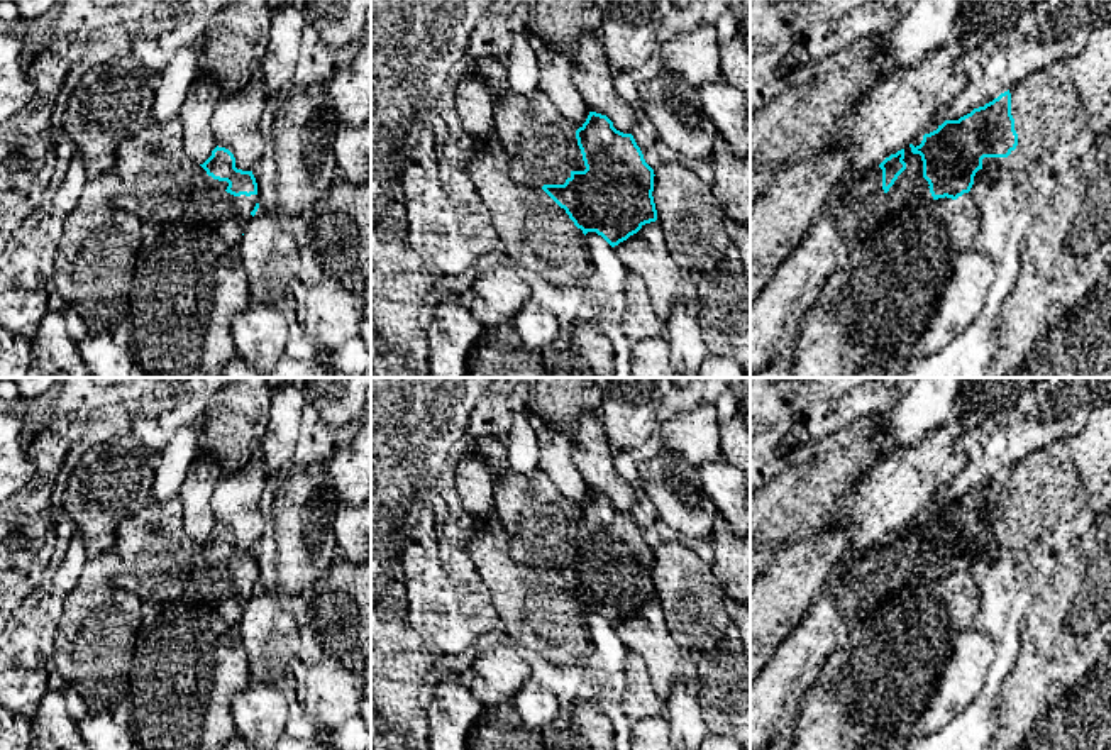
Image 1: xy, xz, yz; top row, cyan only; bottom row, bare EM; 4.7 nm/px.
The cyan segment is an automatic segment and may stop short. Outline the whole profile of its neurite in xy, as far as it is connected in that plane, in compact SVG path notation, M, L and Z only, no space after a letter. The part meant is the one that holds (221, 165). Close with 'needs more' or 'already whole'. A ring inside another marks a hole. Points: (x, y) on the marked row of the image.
M217 146L203 164L193 164L193 195L188 201L210 237L239 244L259 208L257 183L252 171L235 168L229 149Z; needs more

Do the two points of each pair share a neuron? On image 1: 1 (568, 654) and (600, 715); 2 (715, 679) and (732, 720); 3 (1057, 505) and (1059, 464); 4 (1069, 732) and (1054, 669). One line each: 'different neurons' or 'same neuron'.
1: different neurons
2: same neuron
3: same neuron
4: different neurons

